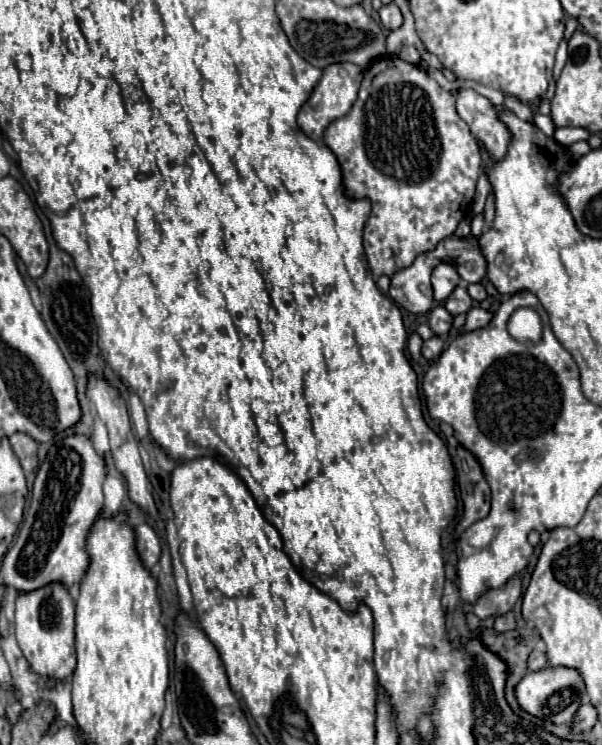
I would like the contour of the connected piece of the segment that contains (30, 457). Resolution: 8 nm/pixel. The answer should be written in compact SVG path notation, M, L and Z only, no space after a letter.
M15 433L13 437L9 437L9 441L11 441L11 447L17 453L25 473L35 471L35 467L37 467L37 441L25 433Z

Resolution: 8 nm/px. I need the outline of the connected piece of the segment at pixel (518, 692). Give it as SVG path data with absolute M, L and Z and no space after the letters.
M547 667L543 671L527 673L515 687L515 697L523 711L555 725L565 725L573 719L575 711L583 703L583 695L585 695L585 687L579 673L575 669L565 669L565 667L557 667L557 669Z

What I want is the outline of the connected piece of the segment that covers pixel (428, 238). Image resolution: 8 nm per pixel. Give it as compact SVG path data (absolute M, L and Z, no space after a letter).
M387 55L371 65L365 71L353 109L325 129L323 141L341 165L347 195L353 199L369 197L373 203L363 231L363 247L375 277L391 277L395 271L409 267L419 253L433 251L439 241L455 233L459 221L467 215L481 173L479 143L457 115L453 93L441 89L425 69L401 61L397 55Z

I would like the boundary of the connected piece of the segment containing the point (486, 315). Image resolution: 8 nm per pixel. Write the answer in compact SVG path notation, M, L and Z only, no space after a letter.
M475 307L467 313L467 319L465 319L465 327L463 327L463 333L471 333L475 329L481 329L485 327L487 323L491 321L491 313L481 309L481 307Z

